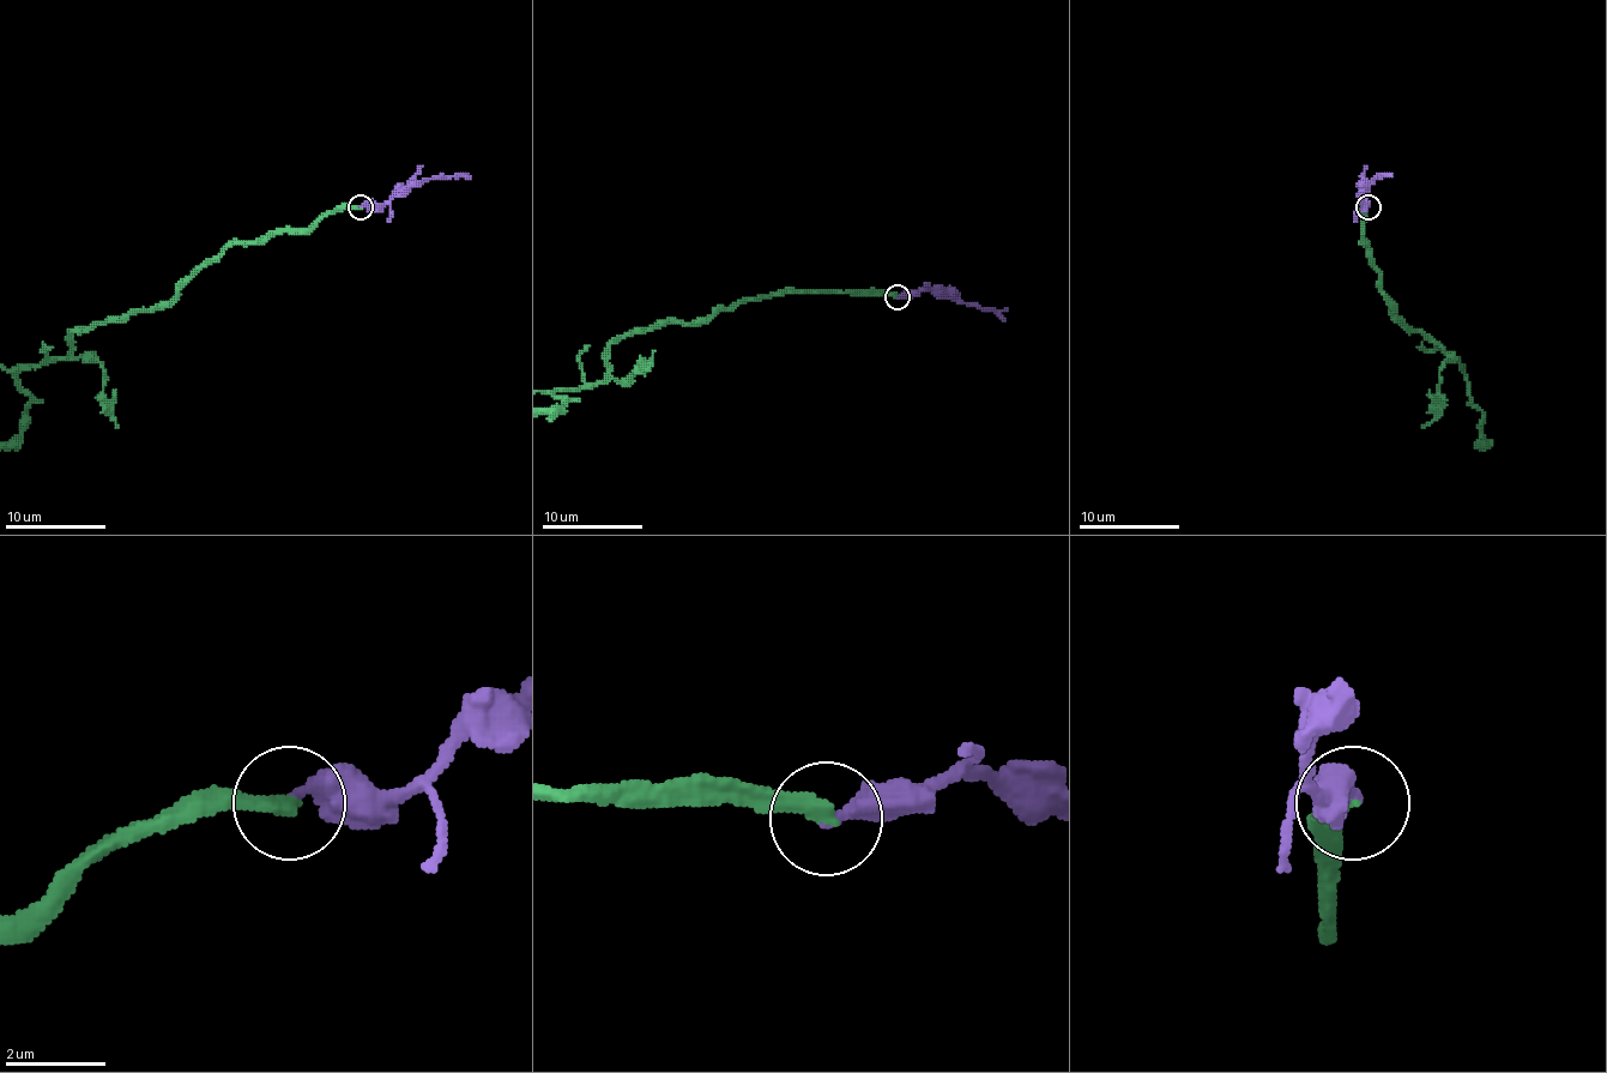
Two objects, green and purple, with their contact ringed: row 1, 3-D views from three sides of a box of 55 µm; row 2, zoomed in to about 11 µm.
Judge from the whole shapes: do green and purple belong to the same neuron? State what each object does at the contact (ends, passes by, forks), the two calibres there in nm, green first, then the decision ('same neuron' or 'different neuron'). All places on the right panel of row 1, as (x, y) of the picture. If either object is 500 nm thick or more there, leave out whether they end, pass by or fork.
green ends; purple ends; calibres 320 and 280 nm; different neuron

